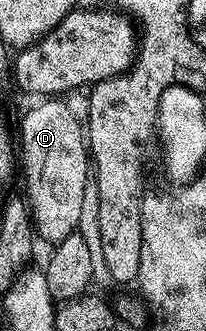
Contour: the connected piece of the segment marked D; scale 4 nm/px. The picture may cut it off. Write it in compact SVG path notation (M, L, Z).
M41 99L34 109L25 113L19 137L19 165L25 169L27 207L36 236L48 243L67 239L78 232L85 213L85 188L91 185L91 158L87 133L77 122L73 109L61 99Z

